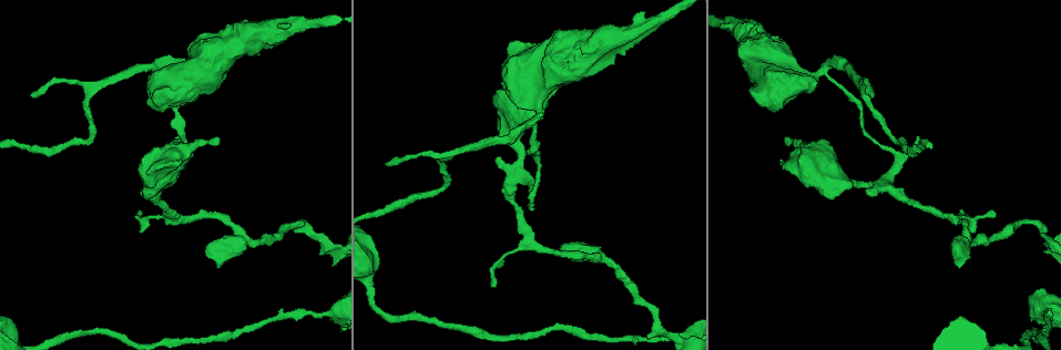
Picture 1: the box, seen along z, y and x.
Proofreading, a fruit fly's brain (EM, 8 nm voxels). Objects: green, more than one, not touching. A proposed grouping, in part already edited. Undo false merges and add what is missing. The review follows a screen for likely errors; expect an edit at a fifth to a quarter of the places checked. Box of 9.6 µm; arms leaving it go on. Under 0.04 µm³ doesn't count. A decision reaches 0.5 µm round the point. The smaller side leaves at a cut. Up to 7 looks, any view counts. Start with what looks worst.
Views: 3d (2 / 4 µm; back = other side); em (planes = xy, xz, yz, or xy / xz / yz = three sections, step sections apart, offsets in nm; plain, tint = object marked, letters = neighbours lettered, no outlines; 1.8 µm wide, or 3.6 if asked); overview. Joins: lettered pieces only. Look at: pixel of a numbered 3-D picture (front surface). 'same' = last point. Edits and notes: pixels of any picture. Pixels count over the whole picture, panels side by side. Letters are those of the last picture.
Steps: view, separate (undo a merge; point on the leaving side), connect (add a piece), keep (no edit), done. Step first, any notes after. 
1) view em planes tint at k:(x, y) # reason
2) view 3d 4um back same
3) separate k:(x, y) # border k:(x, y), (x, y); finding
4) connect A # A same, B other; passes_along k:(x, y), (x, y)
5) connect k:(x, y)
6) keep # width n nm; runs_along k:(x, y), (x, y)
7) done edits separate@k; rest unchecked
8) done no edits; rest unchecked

view em xz step 16 letters at 1:(527, 180) # sharp bend

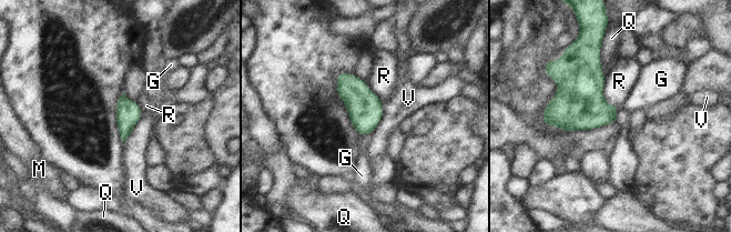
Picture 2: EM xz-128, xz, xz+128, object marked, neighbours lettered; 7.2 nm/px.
keep # longest_contact R 260 nm; G other, M other, Q other, R other, V other; one neuron here

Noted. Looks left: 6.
view em planes letters at 1:(180, 159) # branch stops here

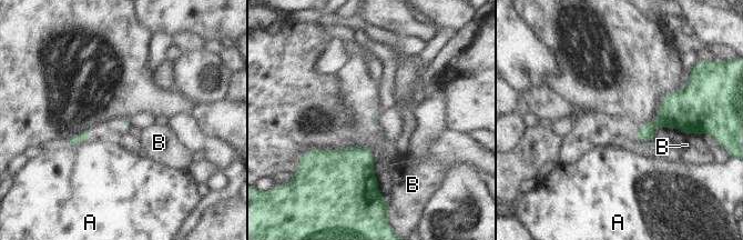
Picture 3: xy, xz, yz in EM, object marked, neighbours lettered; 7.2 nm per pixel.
keep # A other, B other; border 3:(81, 141), (68, 142); no lettered piece goes on from it

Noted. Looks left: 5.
view em xy step 8 letters at 1:(970, 230) # tapers out

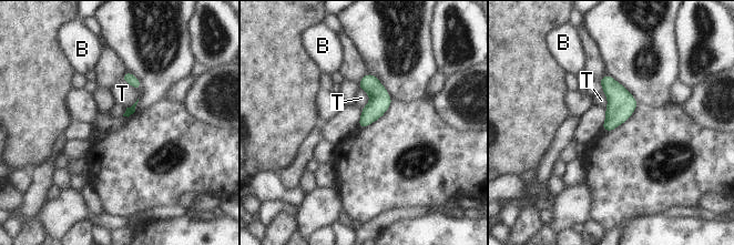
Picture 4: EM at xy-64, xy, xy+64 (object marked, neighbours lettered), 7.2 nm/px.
view em planes letters same

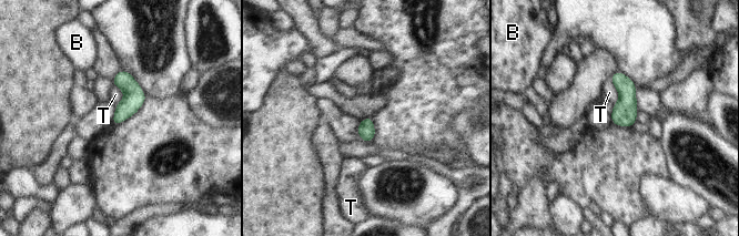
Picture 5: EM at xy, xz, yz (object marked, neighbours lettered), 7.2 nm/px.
keep # B other, T other; no lettered piece goes on from it

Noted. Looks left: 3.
done no edits; rest unchecked

